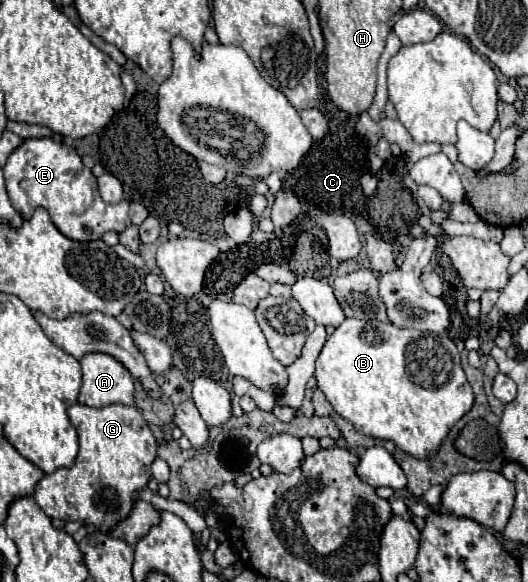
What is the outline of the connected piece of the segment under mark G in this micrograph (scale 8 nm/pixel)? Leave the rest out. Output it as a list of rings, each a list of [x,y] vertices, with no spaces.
[[[76,403],[68,409],[68,417],[80,439],[76,463],[44,475],[36,485],[34,501],[52,519],[80,521],[86,527],[110,533],[134,509],[134,495],[148,485],[158,443],[136,407],[116,403],[94,409]]]

